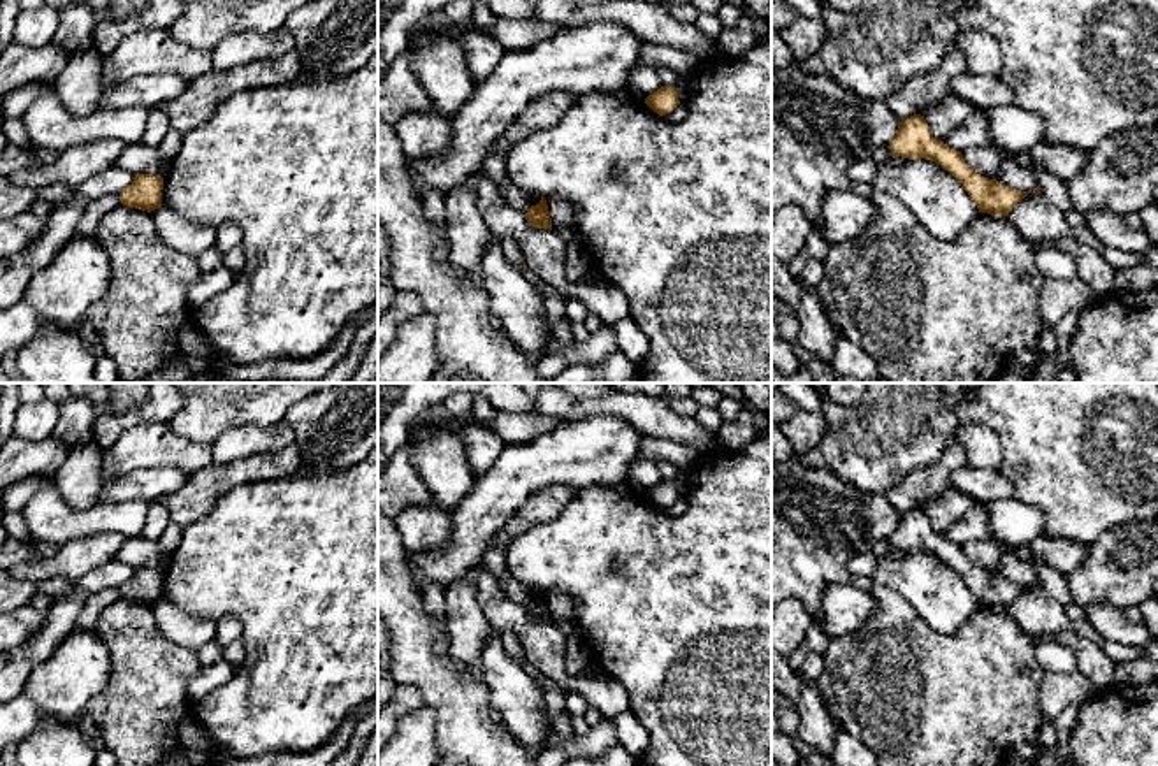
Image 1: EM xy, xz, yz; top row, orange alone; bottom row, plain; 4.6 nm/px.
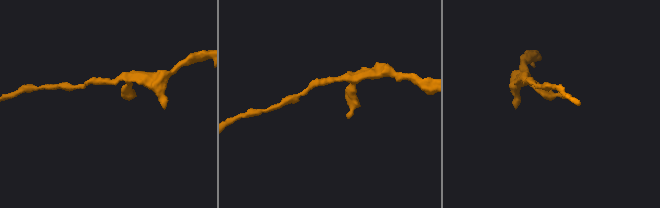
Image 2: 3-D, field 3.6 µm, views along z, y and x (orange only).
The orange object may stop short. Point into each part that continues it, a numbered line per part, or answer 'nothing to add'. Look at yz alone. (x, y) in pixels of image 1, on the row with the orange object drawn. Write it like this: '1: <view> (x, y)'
nothing to add

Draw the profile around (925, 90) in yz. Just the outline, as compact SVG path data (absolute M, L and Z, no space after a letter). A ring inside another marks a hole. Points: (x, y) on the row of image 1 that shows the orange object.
M951 44L940 63L924 74L912 77L900 90L886 98L886 104L894 116L903 121L914 114L924 114L935 105L949 90L952 79L966 72L963 51Z

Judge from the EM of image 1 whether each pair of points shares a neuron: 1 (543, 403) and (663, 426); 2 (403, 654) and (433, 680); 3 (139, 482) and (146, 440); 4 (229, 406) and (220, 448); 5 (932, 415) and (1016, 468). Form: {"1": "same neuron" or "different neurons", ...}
{"1": "same neuron", "2": "same neuron", "3": "different neurons", "4": "different neurons", "5": "different neurons"}

